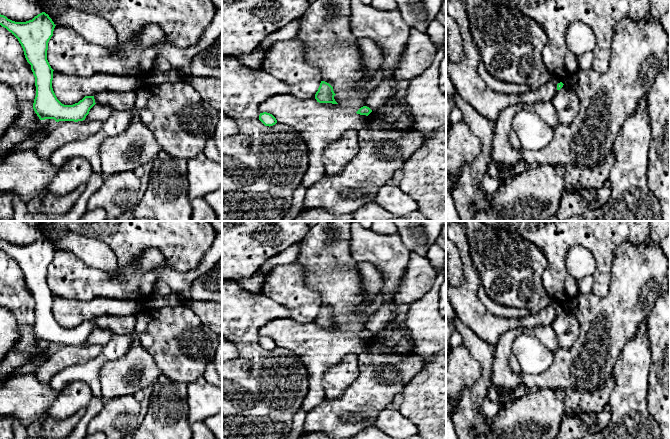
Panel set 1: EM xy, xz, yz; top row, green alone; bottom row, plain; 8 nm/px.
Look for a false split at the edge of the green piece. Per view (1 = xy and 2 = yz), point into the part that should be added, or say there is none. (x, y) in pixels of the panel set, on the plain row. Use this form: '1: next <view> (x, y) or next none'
1: next none
2: next none

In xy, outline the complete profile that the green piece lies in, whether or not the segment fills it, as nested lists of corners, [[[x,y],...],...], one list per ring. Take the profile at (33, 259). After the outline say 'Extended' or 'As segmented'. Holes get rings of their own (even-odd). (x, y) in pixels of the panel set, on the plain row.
[[[42,236],[32,244],[15,246],[0,238],[0,249],[11,256],[21,268],[25,282],[35,301],[36,320],[33,333],[40,344],[83,345],[96,328],[94,320],[85,320],[78,327],[64,329],[56,321],[53,312],[53,293],[47,284],[48,266],[53,260],[55,248]]]. As segmented

